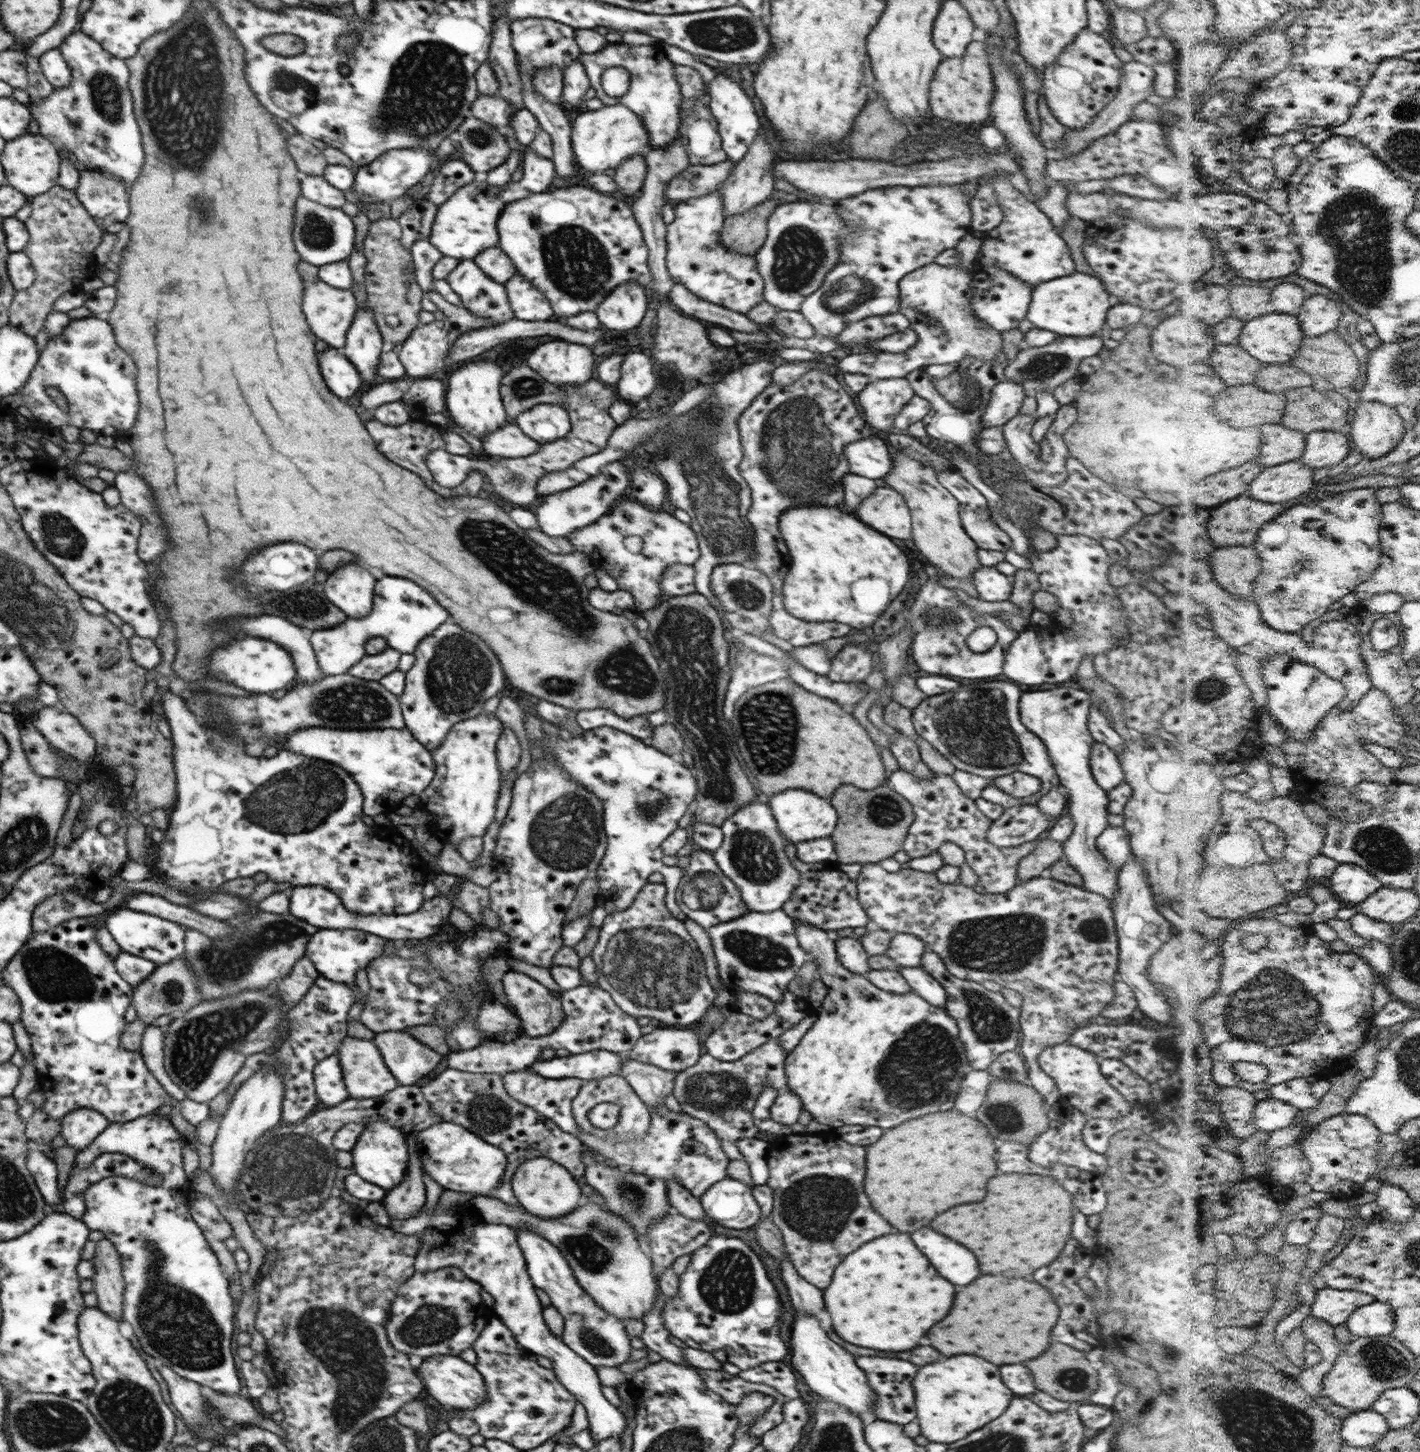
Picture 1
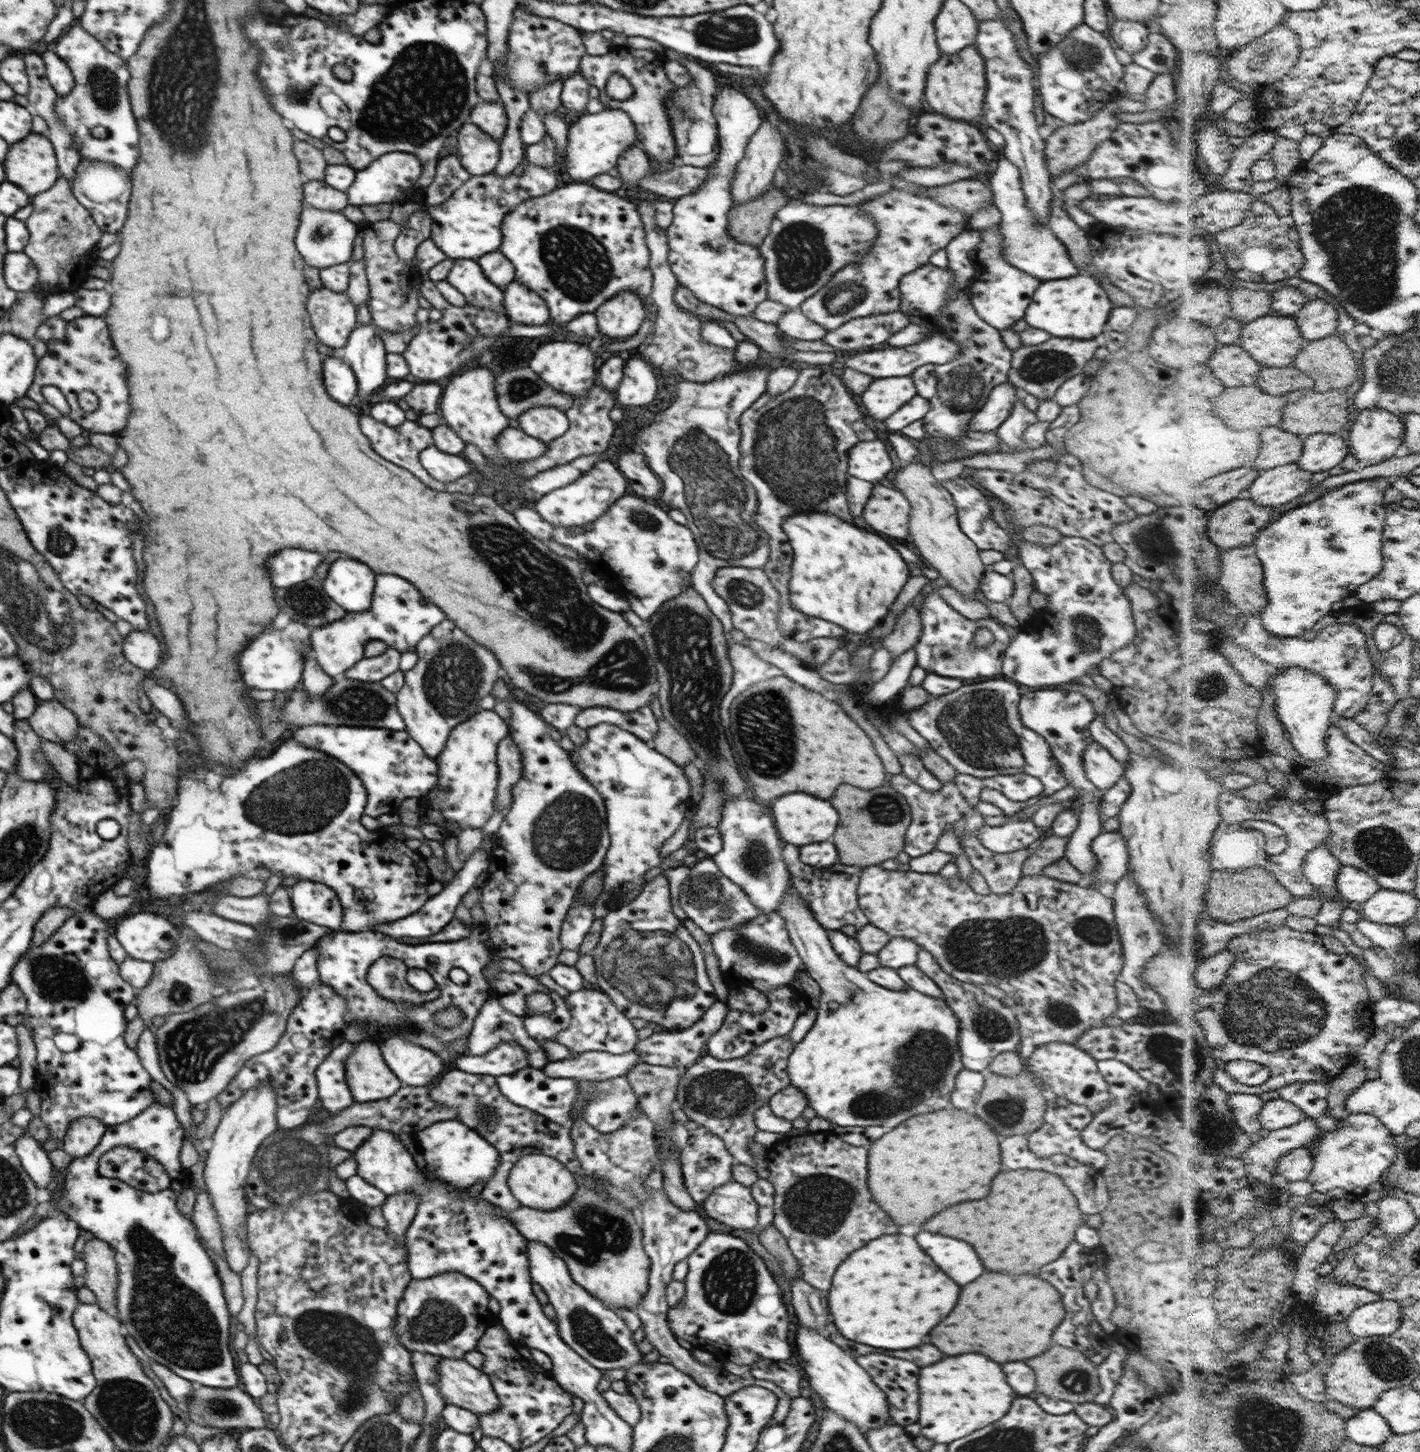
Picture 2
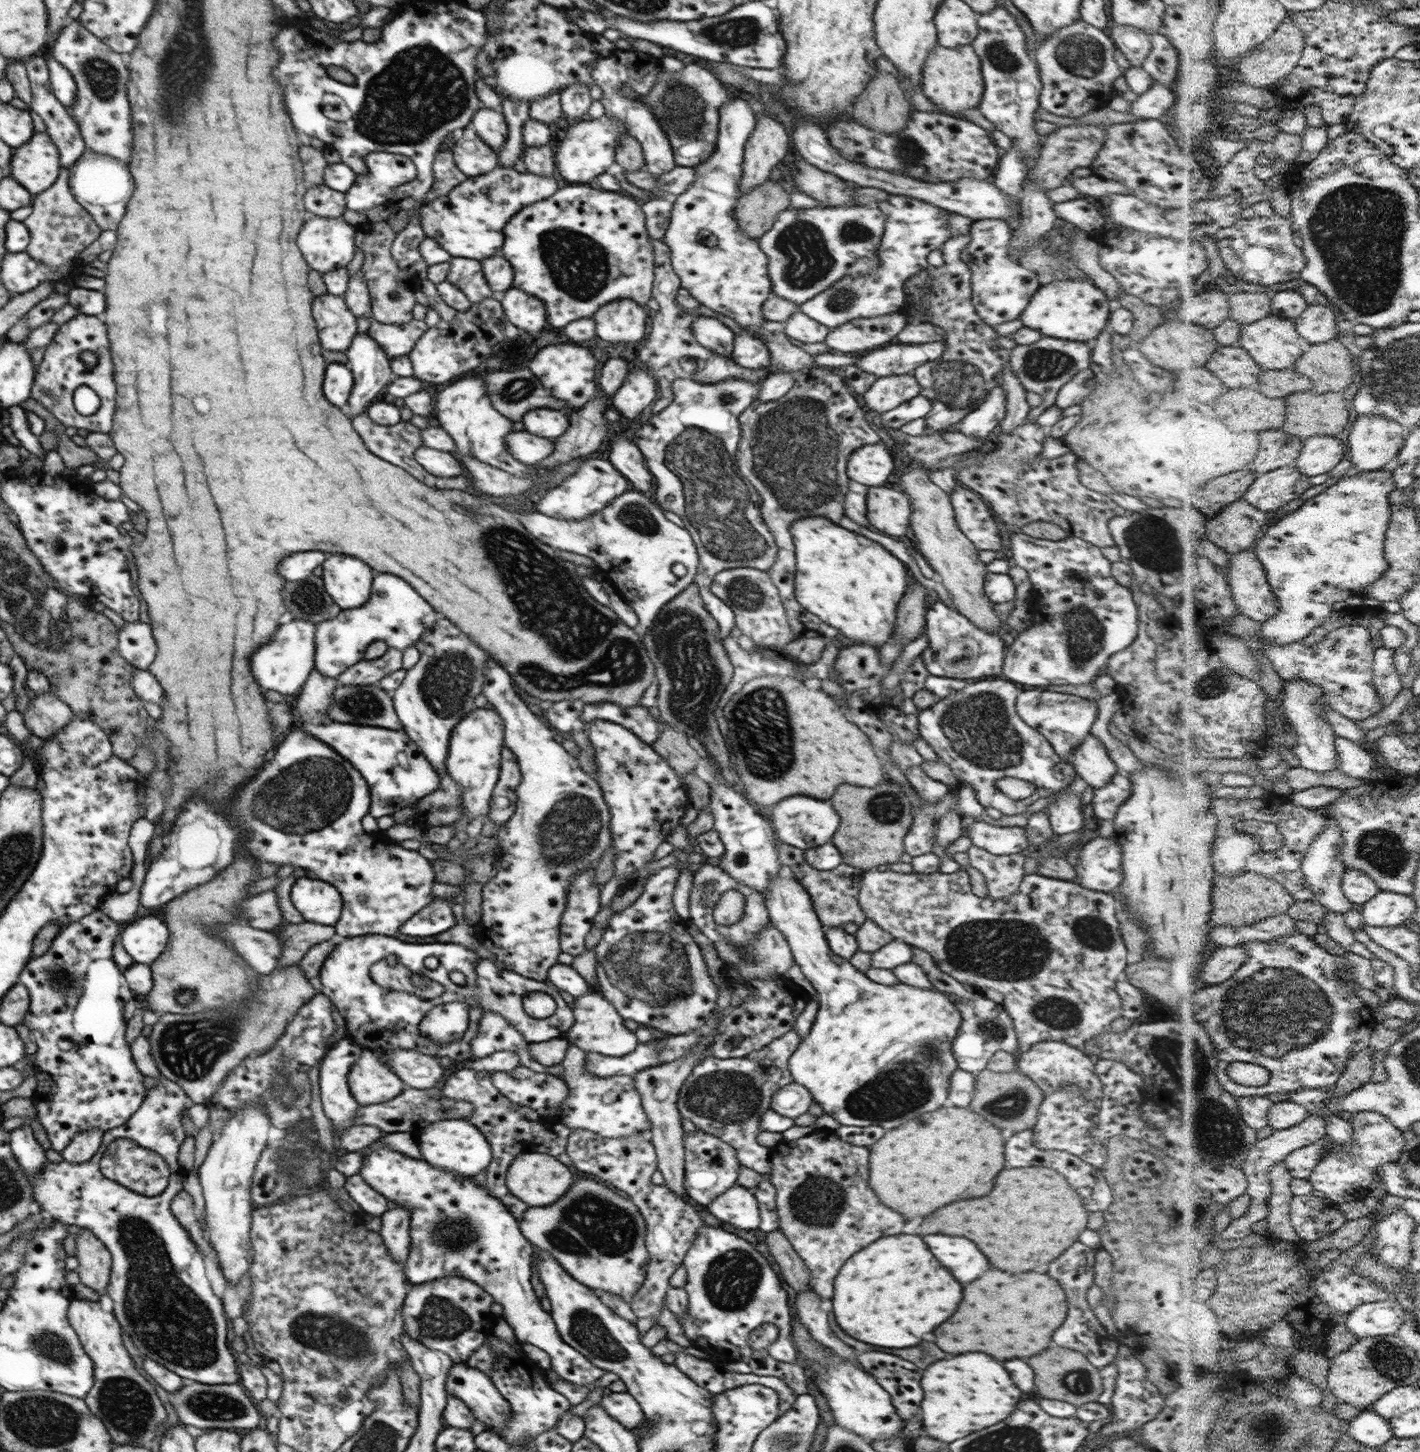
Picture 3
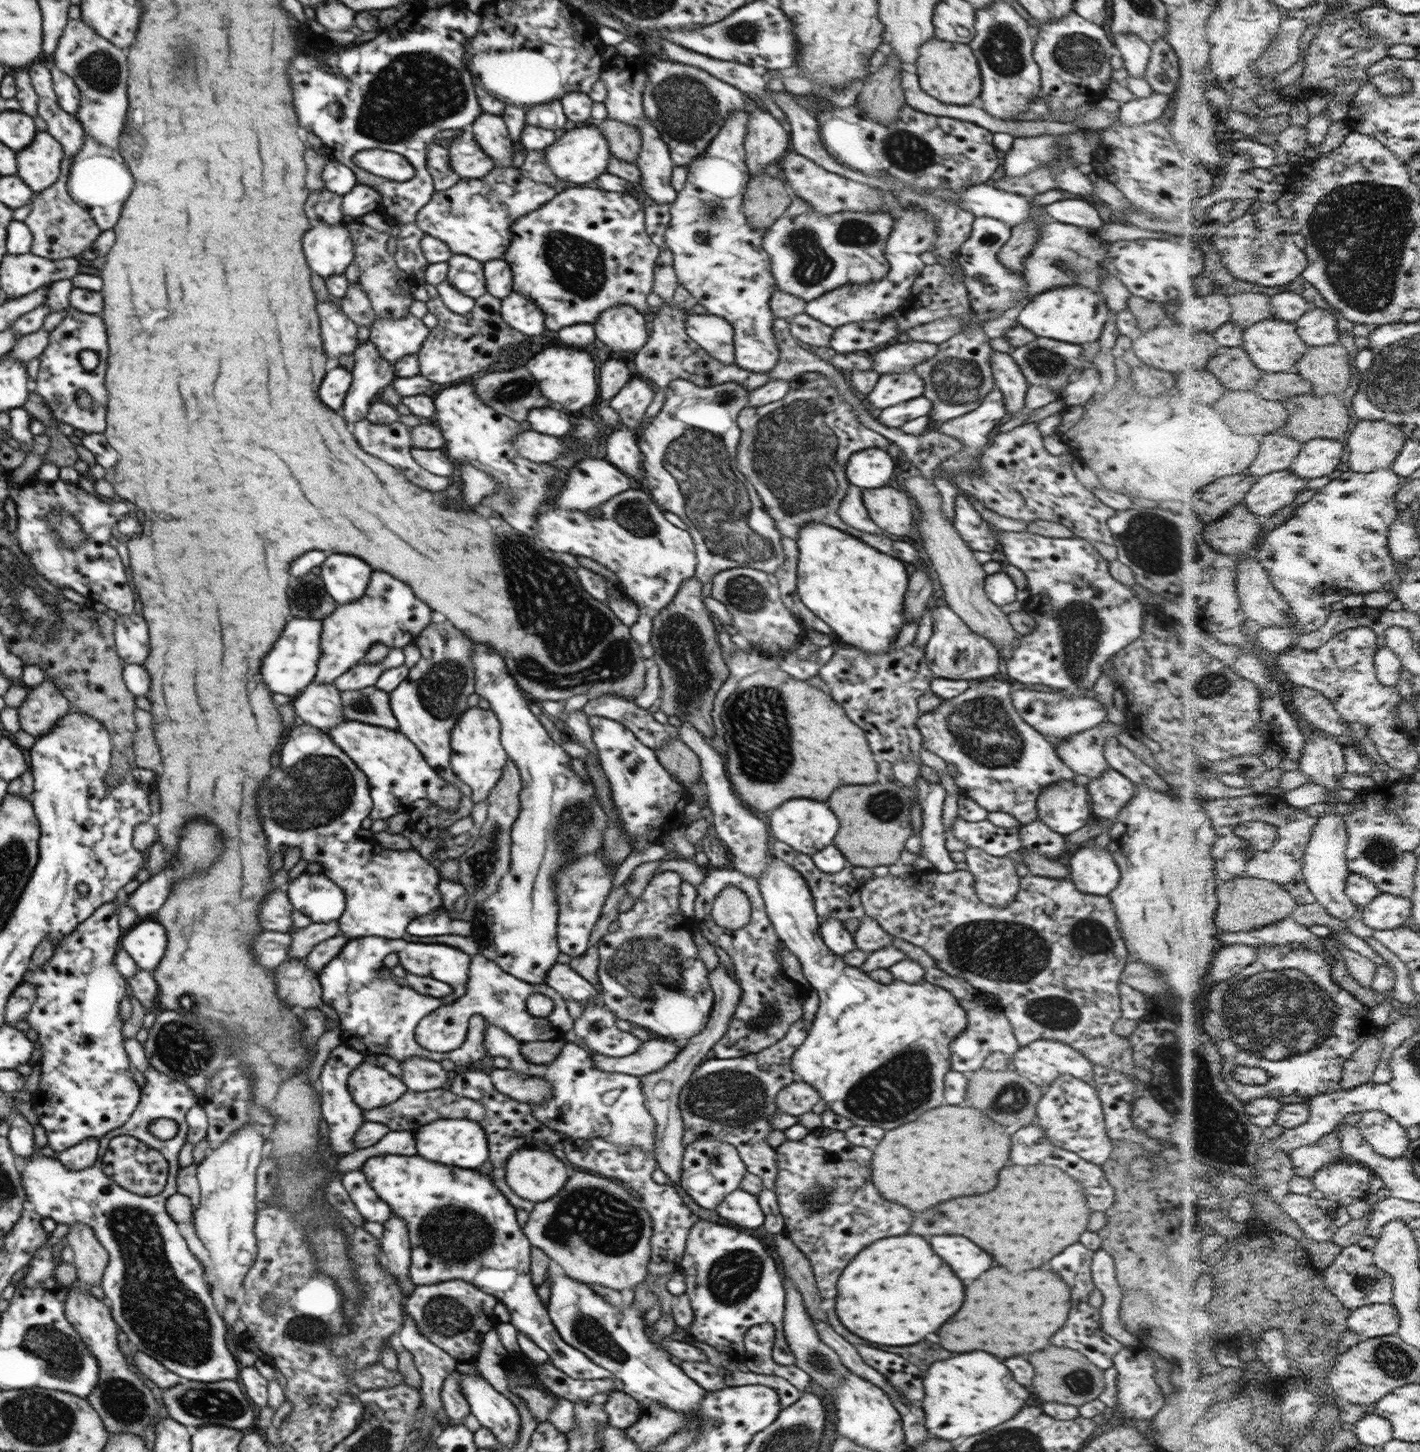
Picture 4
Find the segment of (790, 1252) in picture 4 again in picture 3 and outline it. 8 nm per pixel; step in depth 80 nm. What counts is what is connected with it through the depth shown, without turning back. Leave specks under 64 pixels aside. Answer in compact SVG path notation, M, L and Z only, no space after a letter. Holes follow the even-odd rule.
M778 1230L765 1233L765 1244L770 1256L777 1262L782 1280L795 1292L810 1290L809 1271L791 1243Z

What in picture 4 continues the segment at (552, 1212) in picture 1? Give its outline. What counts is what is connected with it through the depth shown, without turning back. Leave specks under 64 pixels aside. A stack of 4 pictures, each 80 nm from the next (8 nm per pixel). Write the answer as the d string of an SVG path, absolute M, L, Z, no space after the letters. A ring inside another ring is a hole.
M521 1147L509 1154L504 1167L504 1181L517 1196L535 1204L551 1198L565 1184L569 1172L567 1163L555 1158L553 1153Z

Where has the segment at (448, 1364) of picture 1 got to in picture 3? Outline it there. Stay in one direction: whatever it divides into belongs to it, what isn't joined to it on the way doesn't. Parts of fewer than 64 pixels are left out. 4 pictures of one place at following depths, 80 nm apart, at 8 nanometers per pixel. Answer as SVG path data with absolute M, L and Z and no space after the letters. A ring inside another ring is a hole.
M464 1362L452 1363L443 1382L449 1396L467 1407L475 1421L493 1429L503 1429L512 1414L509 1404L495 1390L489 1376L467 1367Z

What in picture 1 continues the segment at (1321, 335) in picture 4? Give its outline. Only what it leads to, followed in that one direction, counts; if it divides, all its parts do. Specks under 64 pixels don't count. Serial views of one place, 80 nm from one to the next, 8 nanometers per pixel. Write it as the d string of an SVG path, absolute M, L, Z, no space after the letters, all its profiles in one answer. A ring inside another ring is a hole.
M1315 294L1305 299L1305 304L1296 316L1300 319L1305 335L1321 336L1338 328L1343 310L1335 298Z

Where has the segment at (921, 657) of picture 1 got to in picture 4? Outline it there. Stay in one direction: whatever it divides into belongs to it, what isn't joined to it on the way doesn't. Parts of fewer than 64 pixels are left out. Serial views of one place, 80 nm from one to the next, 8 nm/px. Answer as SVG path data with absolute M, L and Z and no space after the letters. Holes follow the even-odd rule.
M941 605L930 608L932 625L928 641L924 647L924 657L928 669L934 674L936 678L943 678L946 680L959 680L976 682L979 679L987 678L997 674L997 659L999 654L997 650L986 638L981 638L981 635L975 634L969 627L947 606Z

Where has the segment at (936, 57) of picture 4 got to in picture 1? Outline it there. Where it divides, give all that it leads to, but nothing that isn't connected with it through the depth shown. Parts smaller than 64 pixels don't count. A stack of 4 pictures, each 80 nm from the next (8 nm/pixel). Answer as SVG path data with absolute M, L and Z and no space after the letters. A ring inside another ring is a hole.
M971 41L961 58L943 58L939 62L928 90L930 113L955 124L977 124L989 117L994 84L989 57L981 41Z

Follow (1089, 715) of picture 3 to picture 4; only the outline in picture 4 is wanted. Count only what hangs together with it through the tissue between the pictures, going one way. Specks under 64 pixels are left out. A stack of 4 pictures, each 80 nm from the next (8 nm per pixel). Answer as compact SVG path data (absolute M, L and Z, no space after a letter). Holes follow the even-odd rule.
M1029 689L1015 690L1010 694L1010 699L1013 708L1017 714L1029 725L1032 726L1037 732L1049 738L1049 742L1058 743L1066 739L1069 735L1080 733L1081 731L1093 728L1096 724L1102 723L1105 717L1105 708L1103 704L1097 700L1088 697L1070 696L1069 698L1063 693L1046 693L1041 691L1034 691Z

